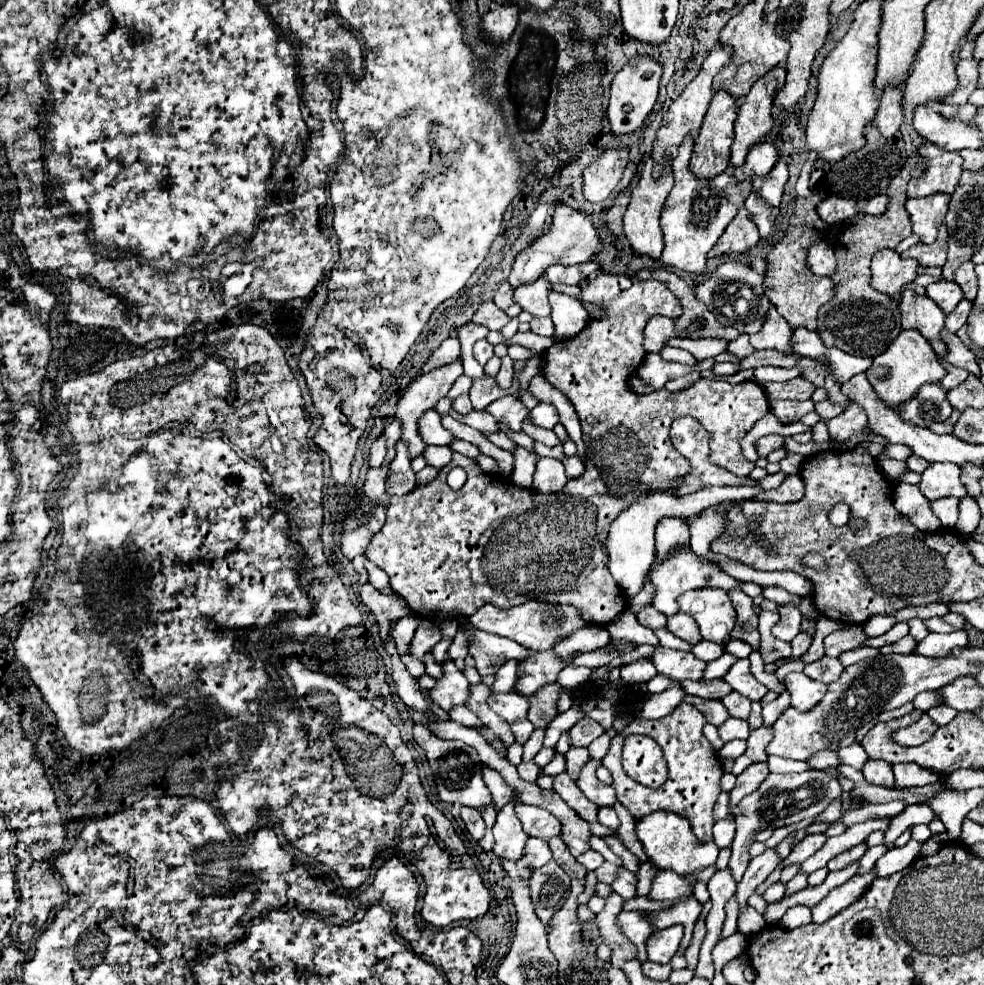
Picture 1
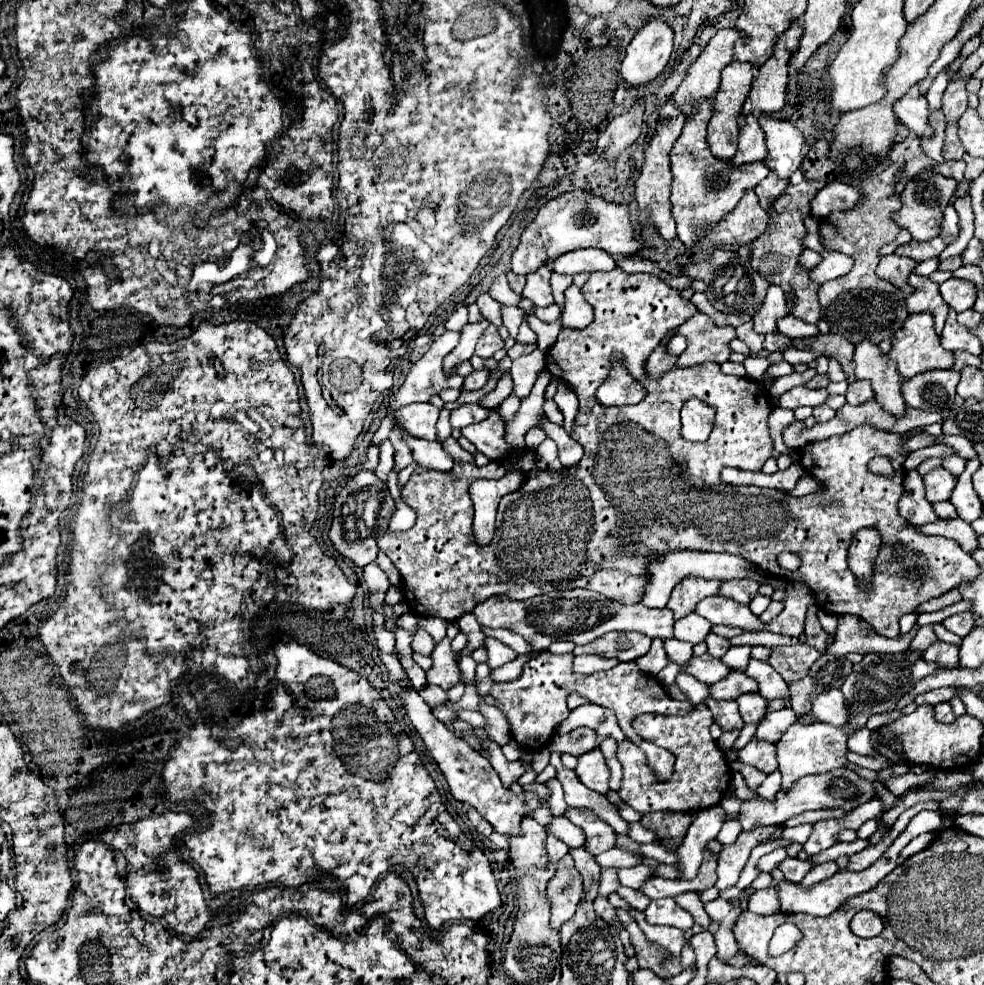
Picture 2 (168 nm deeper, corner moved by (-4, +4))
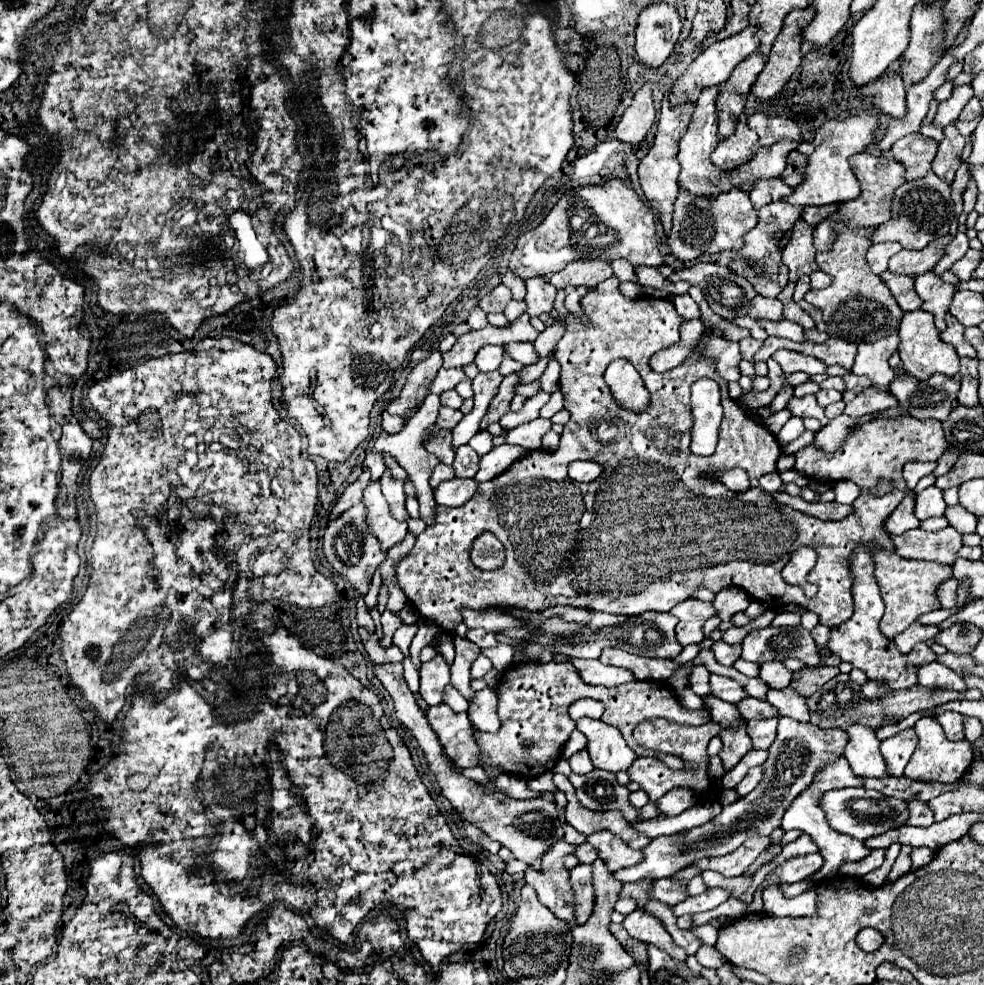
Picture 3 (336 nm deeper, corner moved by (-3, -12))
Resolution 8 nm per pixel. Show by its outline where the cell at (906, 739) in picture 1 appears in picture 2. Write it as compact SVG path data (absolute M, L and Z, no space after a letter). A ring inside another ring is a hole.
M940 702L938 706L934 706L934 718L940 720L942 724L950 724L950 722L956 720L956 716L954 716L954 712L952 712L948 702Z

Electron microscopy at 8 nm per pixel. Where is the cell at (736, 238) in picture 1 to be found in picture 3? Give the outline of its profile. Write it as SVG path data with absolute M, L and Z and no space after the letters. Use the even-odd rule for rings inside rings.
M679 188L679 196L673 208L673 228L667 236L669 250L679 260L695 260L703 254L719 254L725 250L739 250L743 246L743 236L755 228L757 210L753 208L749 194L735 188L723 192L715 198L711 196L695 196L683 188Z

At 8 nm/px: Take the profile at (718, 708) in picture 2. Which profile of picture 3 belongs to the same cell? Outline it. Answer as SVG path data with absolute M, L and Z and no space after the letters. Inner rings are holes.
M741 724L739 728L723 728L719 736L723 740L723 750L719 752L719 756L721 756L725 772L729 772L753 748L753 744L745 732L745 724Z

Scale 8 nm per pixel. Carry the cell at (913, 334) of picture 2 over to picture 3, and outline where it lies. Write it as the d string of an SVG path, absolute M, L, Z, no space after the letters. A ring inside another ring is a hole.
M925 310L905 312L899 328L899 356L903 362L903 370L913 374L917 380L927 380L931 374L941 372L945 376L955 376L959 372L959 356L951 344L943 344L939 340L939 330L933 324L933 316Z

